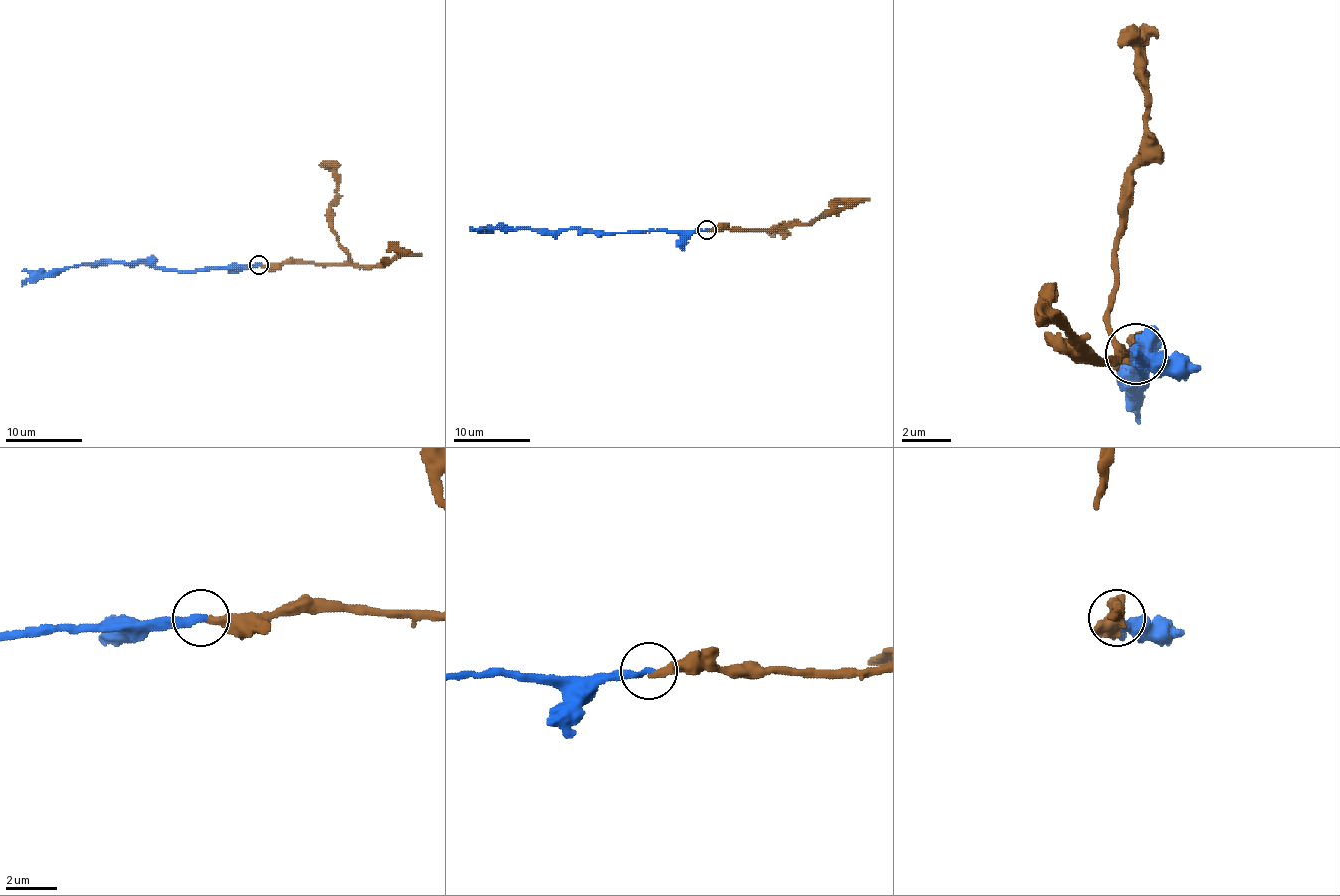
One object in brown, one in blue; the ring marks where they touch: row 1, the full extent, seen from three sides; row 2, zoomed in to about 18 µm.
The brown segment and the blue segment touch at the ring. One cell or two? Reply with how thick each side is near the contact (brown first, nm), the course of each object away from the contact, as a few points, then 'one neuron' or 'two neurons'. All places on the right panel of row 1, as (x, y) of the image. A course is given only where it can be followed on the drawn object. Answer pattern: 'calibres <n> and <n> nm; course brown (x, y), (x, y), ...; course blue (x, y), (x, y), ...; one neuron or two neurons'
calibres 280 and 320 nm; course brown (1140, 355), (1134, 349), (1116, 343), (1110, 312), (1122, 227), (1122, 172), (1147, 129), (1147, 37); course blue (1134, 355), (1147, 373), (1140, 349), (1134, 379), (1140, 422); one neuron

